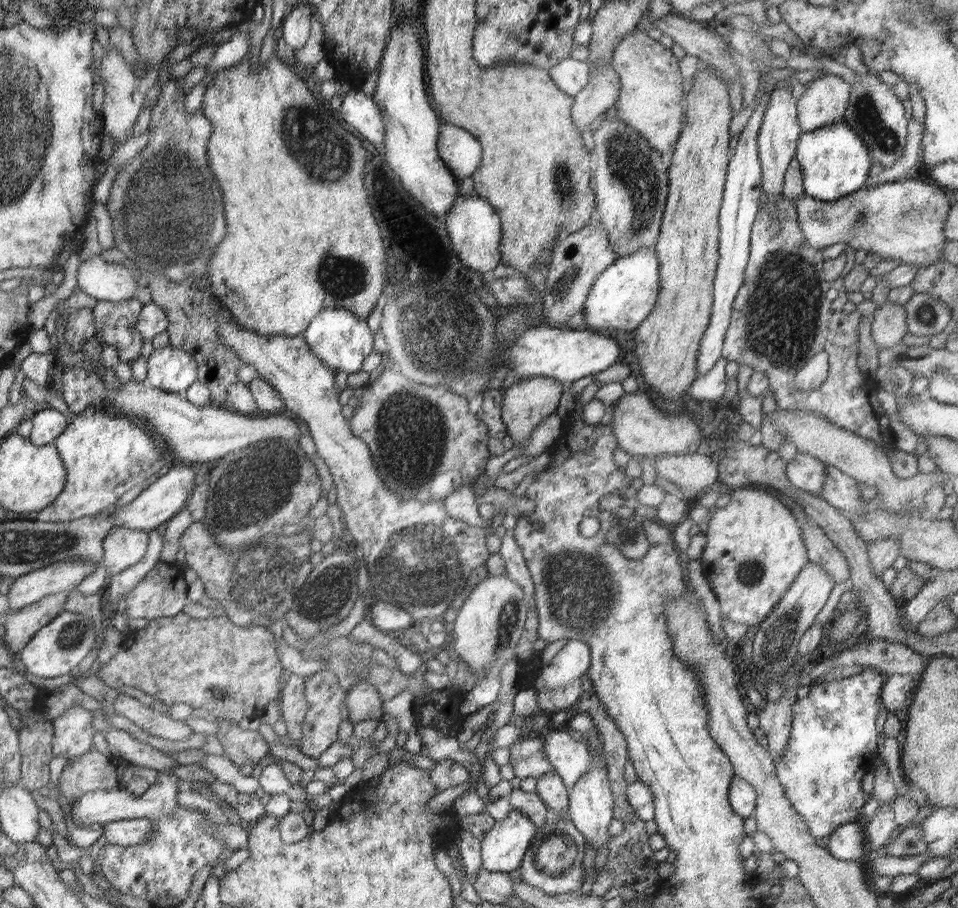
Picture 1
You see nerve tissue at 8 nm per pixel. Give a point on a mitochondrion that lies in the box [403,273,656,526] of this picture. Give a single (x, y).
(486, 369)

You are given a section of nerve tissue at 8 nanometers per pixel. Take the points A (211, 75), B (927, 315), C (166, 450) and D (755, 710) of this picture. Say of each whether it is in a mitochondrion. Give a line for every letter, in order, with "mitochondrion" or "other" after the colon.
A: other
B: mitochondrion
C: other
D: other

